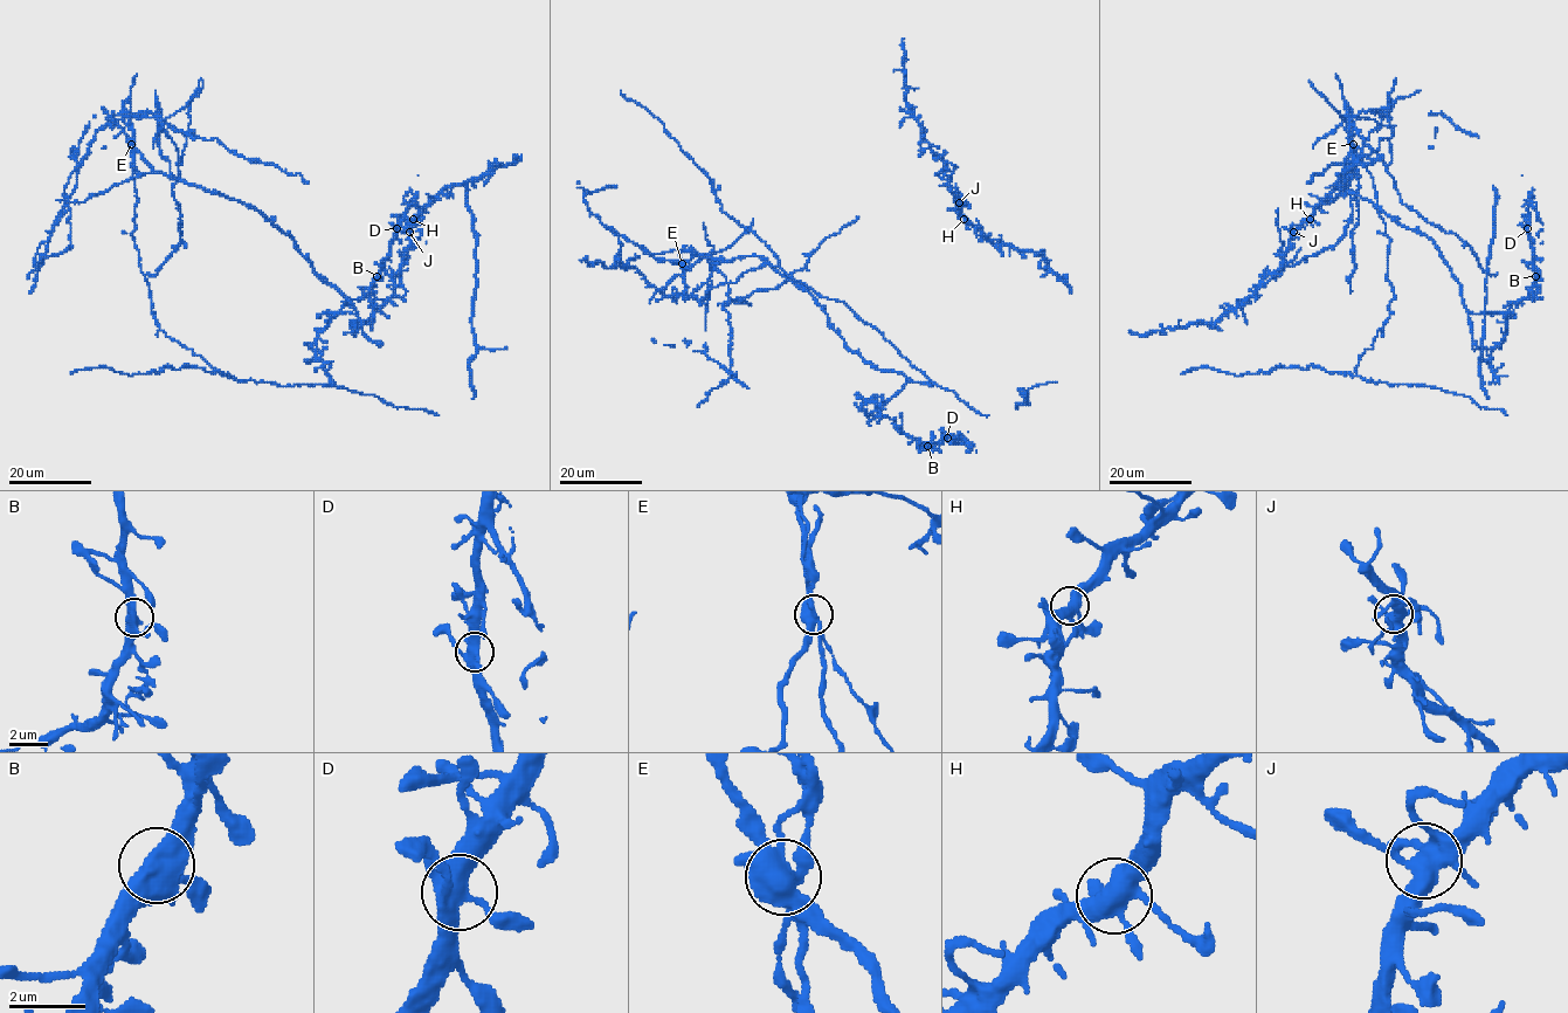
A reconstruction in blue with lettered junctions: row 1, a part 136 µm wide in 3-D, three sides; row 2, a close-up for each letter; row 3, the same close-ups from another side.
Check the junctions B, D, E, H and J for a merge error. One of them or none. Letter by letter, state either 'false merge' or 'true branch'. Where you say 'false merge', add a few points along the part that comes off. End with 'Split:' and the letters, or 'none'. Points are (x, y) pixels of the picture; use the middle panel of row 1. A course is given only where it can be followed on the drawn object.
B: true branch
D: true branch
E: false merge | (681, 262), (720, 257), (700, 257), (657, 290), (619, 264), (617, 234), (584, 199), (586, 191), (614, 187)
H: true branch
J: true branch
Split: E

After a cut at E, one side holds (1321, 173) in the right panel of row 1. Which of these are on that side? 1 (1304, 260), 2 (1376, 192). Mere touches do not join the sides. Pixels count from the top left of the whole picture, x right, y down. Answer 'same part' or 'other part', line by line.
1: same part
2: other part

